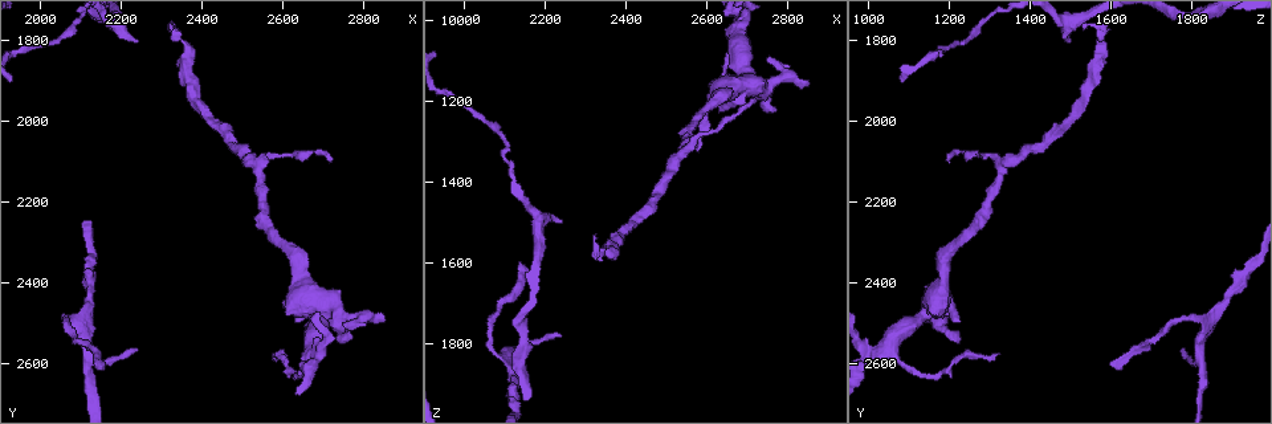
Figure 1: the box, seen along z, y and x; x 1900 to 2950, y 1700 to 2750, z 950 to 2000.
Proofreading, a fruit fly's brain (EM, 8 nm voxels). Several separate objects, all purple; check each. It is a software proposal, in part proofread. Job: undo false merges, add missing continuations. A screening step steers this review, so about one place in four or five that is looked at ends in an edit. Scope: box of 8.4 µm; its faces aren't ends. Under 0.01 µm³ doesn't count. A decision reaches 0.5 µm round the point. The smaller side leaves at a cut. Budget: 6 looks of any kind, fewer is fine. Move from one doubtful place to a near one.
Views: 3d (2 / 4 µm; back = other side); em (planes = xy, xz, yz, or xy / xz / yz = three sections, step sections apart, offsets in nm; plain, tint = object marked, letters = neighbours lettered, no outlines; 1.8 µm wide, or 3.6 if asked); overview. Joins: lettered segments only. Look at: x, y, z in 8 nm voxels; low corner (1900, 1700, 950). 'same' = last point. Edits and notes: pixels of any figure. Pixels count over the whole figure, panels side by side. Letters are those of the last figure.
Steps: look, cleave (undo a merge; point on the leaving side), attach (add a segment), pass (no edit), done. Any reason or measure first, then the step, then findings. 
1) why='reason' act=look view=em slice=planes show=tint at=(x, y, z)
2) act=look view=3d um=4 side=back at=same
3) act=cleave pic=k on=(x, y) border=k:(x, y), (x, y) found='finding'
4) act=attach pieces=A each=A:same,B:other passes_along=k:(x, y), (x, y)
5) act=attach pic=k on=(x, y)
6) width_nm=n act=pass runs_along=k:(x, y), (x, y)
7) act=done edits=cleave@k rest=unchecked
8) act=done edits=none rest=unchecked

why='branch stops here' act=look view=em slice=xz step=8 show=tint at=(2140, 2600, 1600)

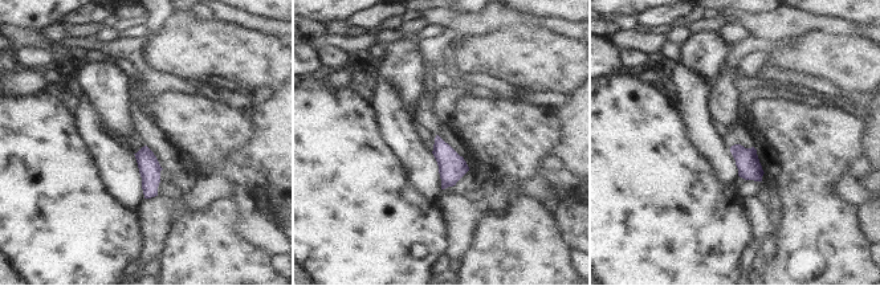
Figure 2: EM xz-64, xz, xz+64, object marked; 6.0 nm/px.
why='cut it another way' act=look view=em slice=yz step=8 show=letters at=same

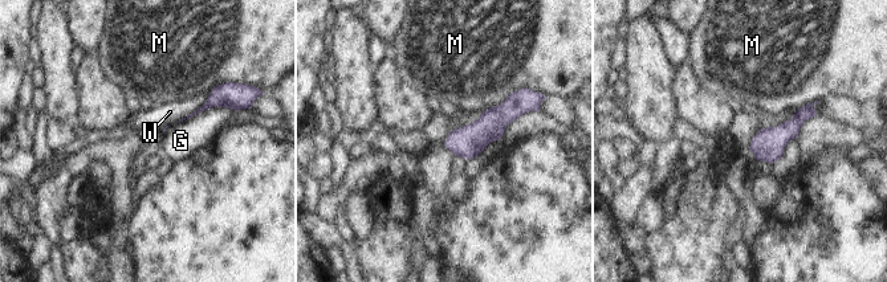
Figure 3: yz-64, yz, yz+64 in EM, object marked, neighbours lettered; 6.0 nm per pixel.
act=pass each=G:other,M:other,W:other border=3:(234, 109), (207, 107), (178, 123) found='no lettered segment goes on from it'

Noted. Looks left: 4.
why='looks like a crossing' act=look view=3d um=4 at=(2110, 2525, 1835)

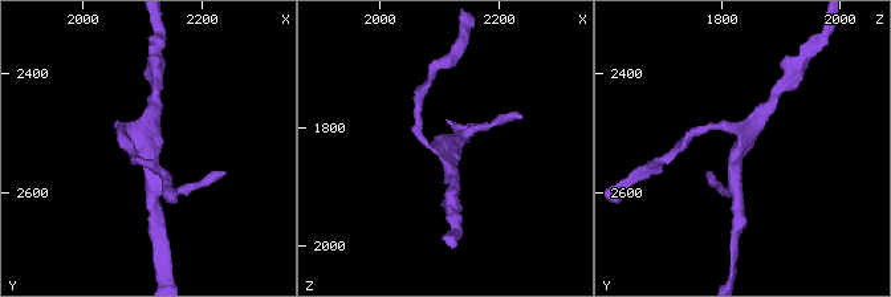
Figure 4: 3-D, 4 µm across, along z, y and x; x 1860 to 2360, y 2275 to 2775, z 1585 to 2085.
arms=4 act=look view=em slice=yz step=16 show=tint at=(2110, 2530, 1825)

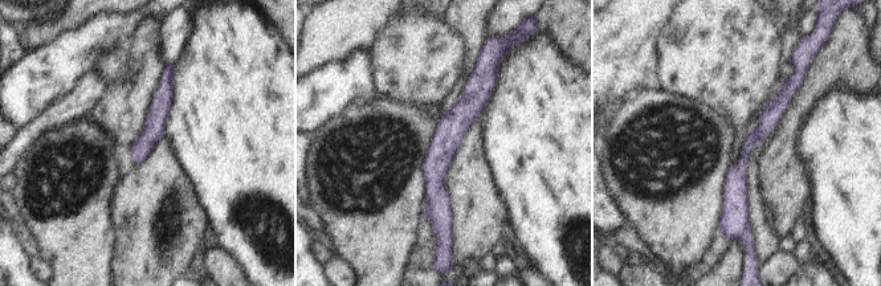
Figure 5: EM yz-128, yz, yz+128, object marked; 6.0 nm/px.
act=look view=em slice=yz step=16 show=letters at=same

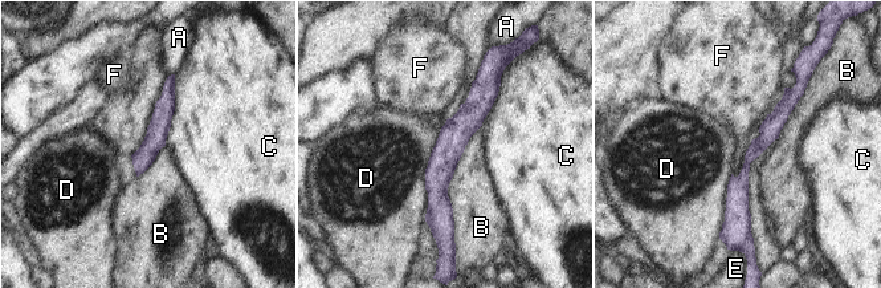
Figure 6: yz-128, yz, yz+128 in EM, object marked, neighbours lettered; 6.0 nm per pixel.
longest_contact=B:700nm act=pass each=A:other,B:other,C:other,D:other,E:other,F:other found='continuous, no second neuron'

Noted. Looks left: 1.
why='an open end' act=look view=em slice=planes show=letters at=(2235, 1800, 1500)

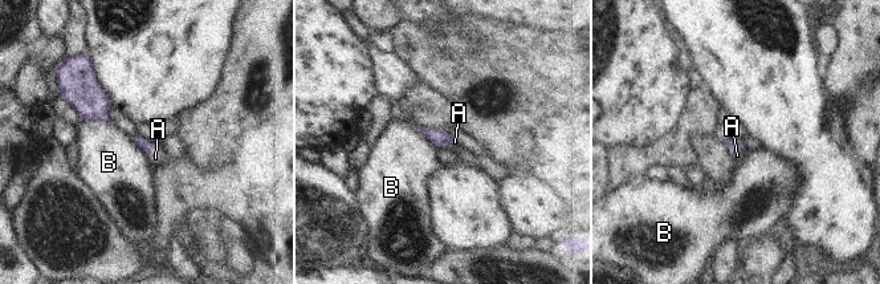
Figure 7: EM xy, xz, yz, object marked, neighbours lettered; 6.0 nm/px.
act=attach pieces=A each=A:same,B:other passes_along=7:(143, 145), (150, 150), (155, 158) found='the neuron continues'

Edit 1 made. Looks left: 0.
act=done edits=attach@7 rest=unchecked

